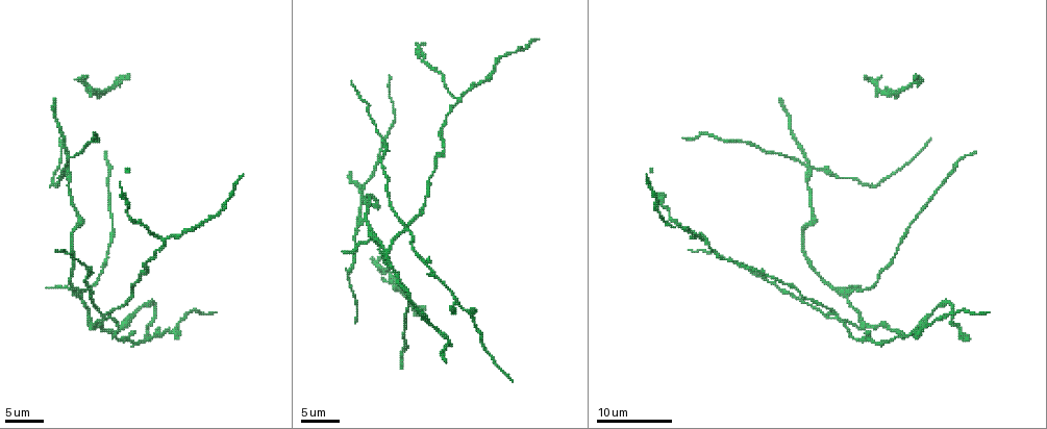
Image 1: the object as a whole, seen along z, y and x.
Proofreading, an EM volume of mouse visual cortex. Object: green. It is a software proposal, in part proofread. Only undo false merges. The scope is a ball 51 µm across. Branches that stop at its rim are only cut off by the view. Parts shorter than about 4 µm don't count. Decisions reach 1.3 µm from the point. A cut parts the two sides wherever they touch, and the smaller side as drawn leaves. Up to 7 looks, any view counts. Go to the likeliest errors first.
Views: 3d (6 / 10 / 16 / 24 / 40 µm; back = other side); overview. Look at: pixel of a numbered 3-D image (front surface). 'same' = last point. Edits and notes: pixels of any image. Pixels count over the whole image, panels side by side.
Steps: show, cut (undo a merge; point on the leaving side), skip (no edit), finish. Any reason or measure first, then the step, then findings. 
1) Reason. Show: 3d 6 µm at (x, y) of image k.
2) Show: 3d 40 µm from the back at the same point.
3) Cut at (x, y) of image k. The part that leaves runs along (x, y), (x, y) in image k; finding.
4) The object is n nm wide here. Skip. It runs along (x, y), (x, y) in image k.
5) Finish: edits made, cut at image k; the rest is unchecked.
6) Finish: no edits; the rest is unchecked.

A fork. Show: 3d 16 µm at (459, 98) of image 1.

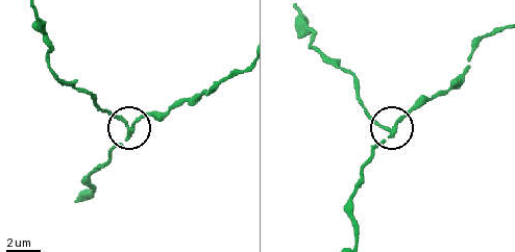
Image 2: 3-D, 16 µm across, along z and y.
3 arms meet here. Cut at (113, 115) of image 2. The part that leaves runs along (128, 131), (120, 120), (52, 70), (48, 41), (38, 16) in image 2; a second neuron is stuck on.

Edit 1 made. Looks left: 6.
See it whole again. Show: overview.

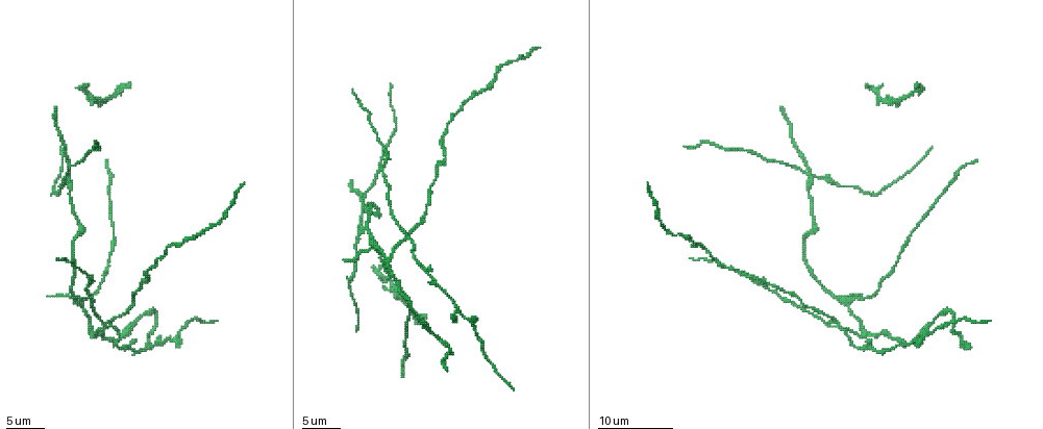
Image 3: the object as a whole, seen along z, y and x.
Small branch off a trunk. Show: 3d 10 µm at (812, 177) of image 3.

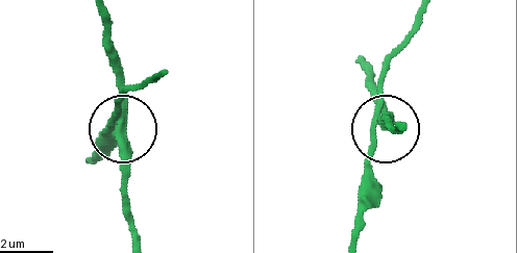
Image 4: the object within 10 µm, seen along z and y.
The side arm is 20 µm long; 4 arms meet here. Cut at (382, 79) of image 4. Two neurons meet here.

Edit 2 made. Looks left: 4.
Redraw. Show: overview.

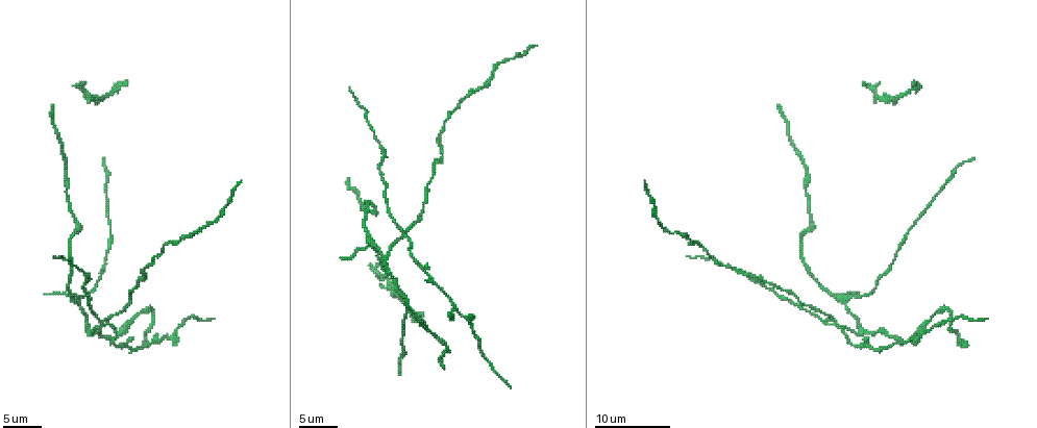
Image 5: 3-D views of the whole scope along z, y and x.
Show: 3d 10 µm at (405, 233) of image 5.

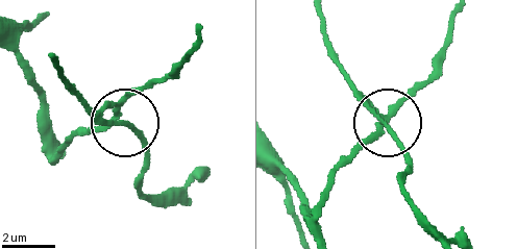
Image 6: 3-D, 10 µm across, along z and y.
Show: 3d 10 µm from the back at (391, 128) of image 6.

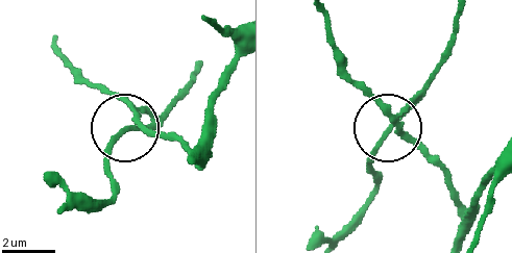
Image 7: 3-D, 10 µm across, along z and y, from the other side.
Cut at (162, 123) of image 7. The part that leaves runs along (135, 107), (148, 125), (111, 154), (108, 199), (72, 201) in image 7; a second neuron is stuck on.

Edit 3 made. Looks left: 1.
Finish: edits made, cut at image 2, cut at image 4, cut at image 7; the rest is unchecked.

